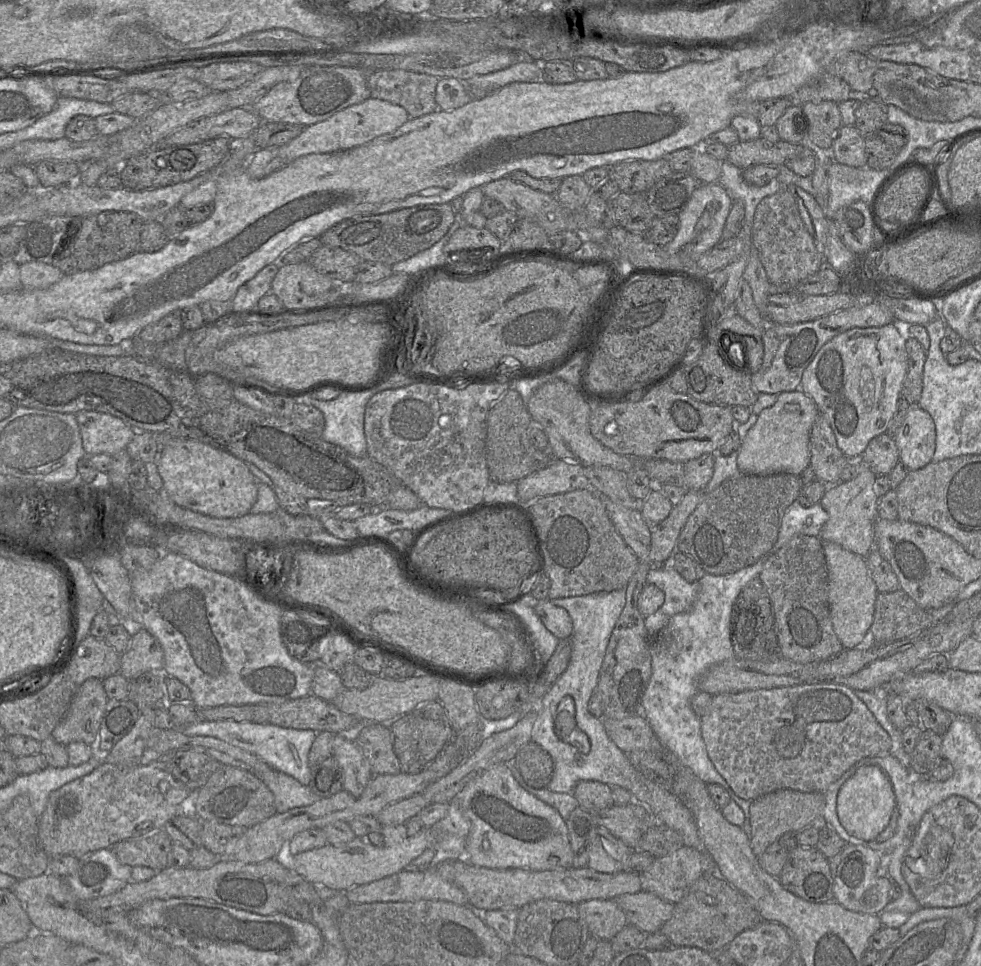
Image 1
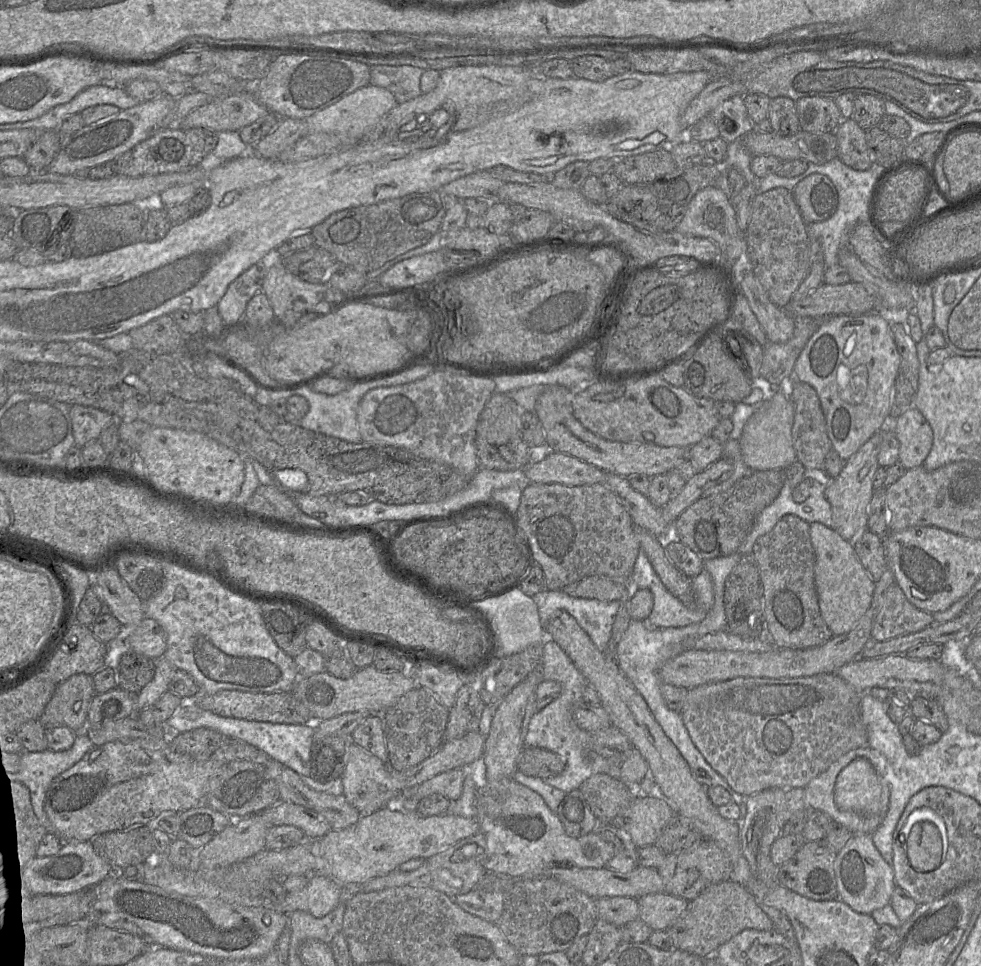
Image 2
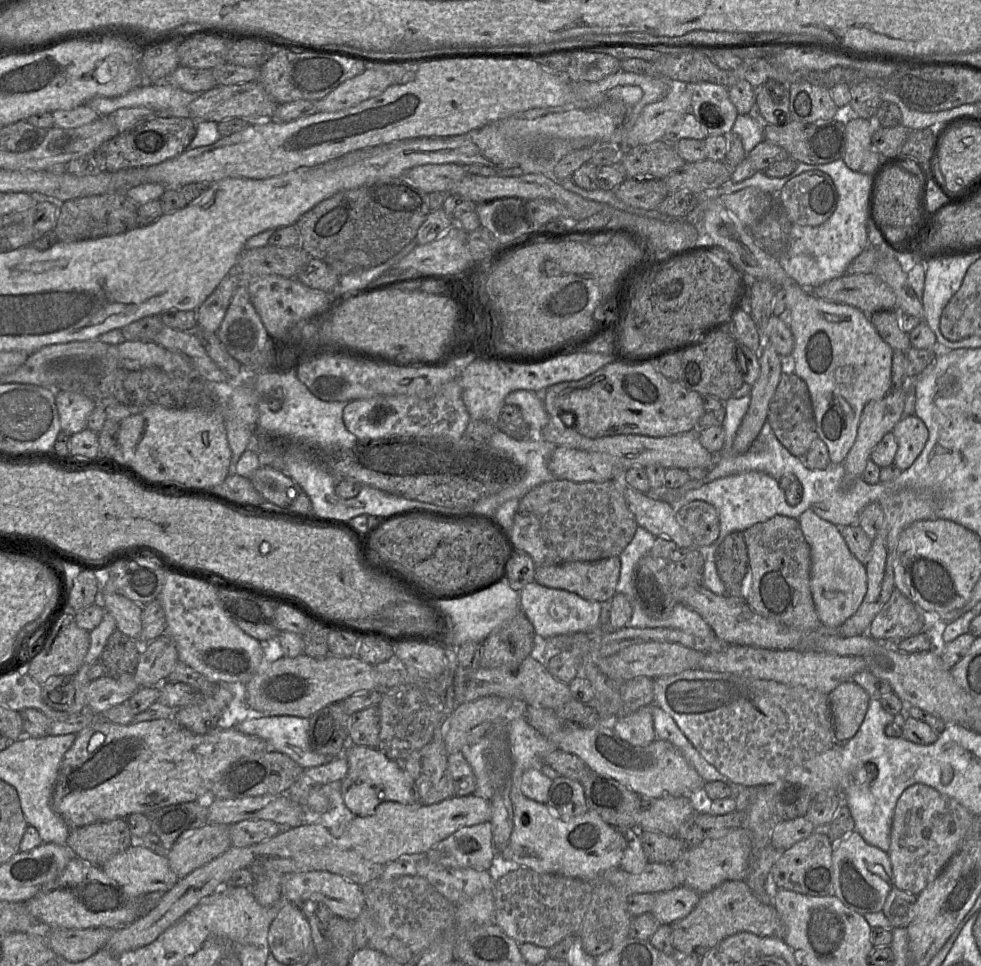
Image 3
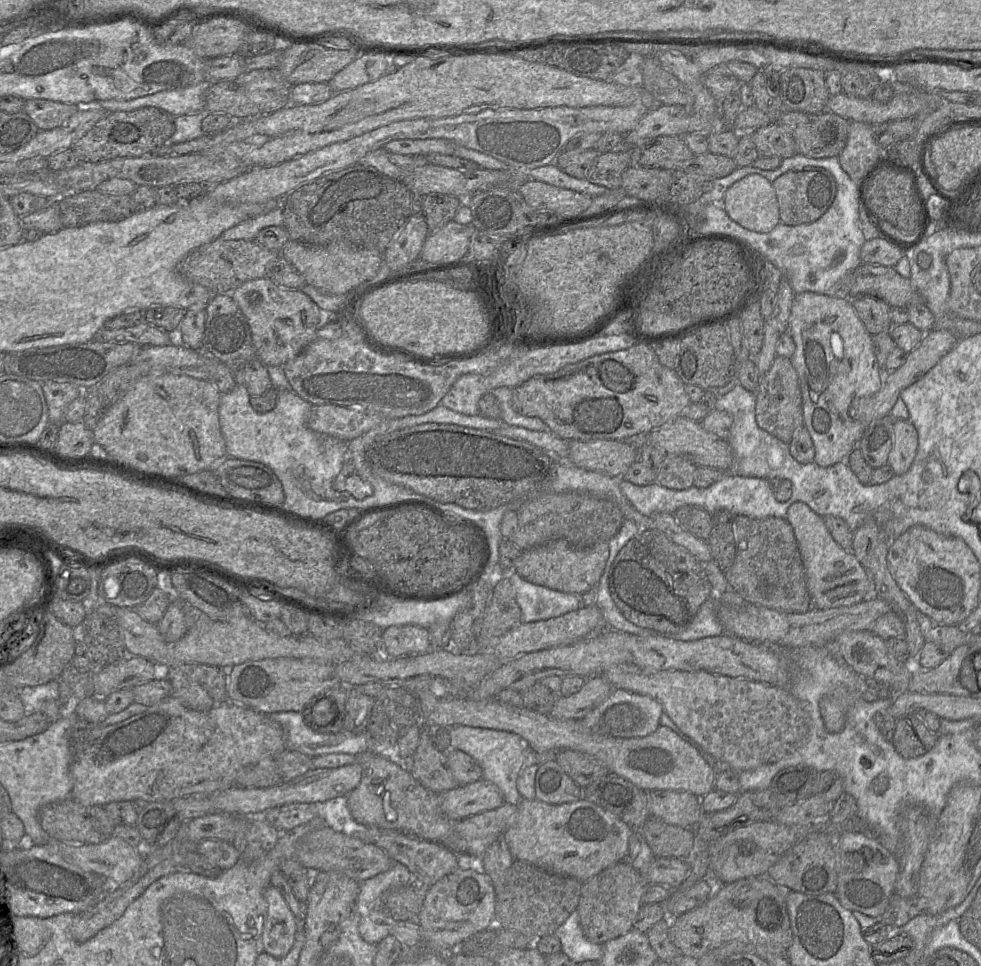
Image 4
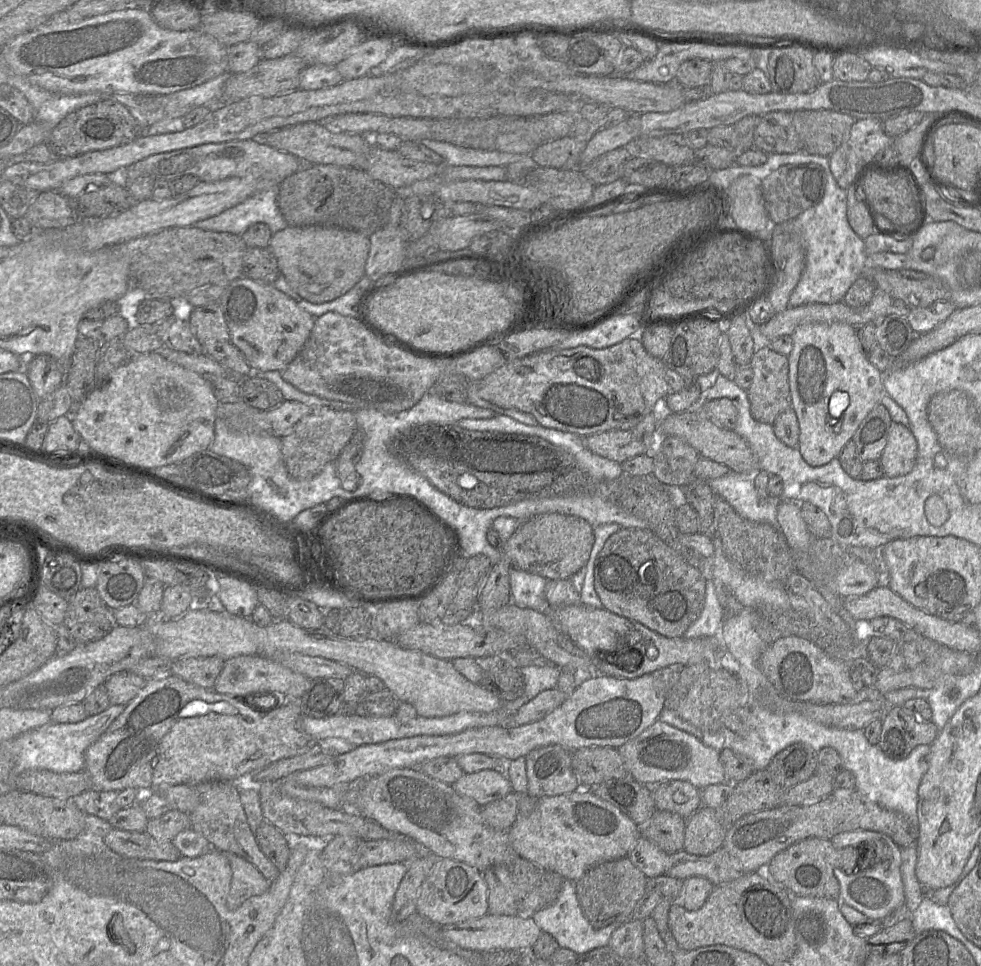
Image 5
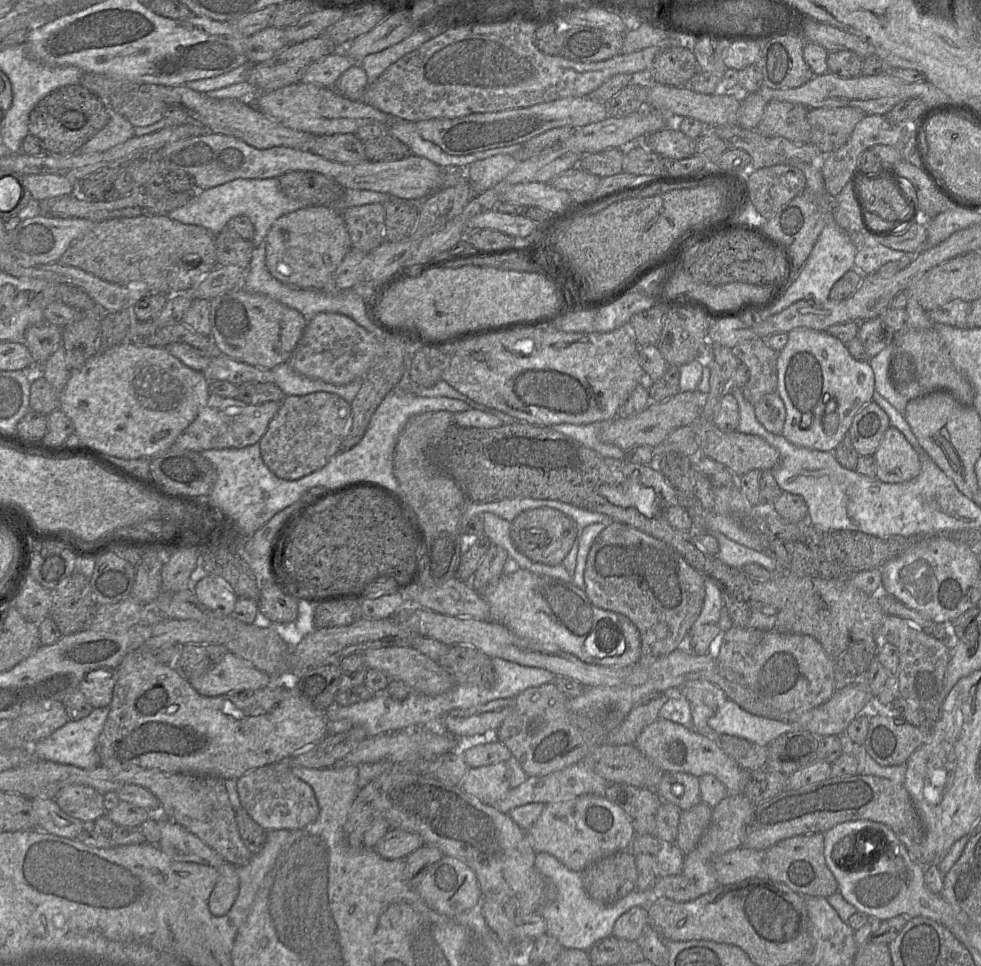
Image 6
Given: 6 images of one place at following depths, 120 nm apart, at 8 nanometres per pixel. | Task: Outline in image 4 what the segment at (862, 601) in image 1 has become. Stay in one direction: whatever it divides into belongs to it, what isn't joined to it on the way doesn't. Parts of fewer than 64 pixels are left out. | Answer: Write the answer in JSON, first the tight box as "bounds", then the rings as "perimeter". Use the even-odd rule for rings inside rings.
{"bounds":[786,502,870,608],"perimeter":[[[803,502],[790,505],[786,520],[792,526],[802,558],[806,585],[814,607],[838,608],[860,603],[868,595],[870,580],[866,568],[831,536],[823,518]]]}

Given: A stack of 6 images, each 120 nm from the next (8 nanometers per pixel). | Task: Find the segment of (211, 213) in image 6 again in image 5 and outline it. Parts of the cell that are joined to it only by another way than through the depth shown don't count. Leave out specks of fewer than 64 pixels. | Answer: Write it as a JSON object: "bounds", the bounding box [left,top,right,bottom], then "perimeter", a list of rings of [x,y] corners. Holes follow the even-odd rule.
{"bounds":[191,186,288,236],"perimeter":[[[277,186],[257,192],[242,203],[222,213],[201,220],[191,227],[208,232],[241,236],[251,225],[266,224],[272,233],[288,227],[278,203]]]}

